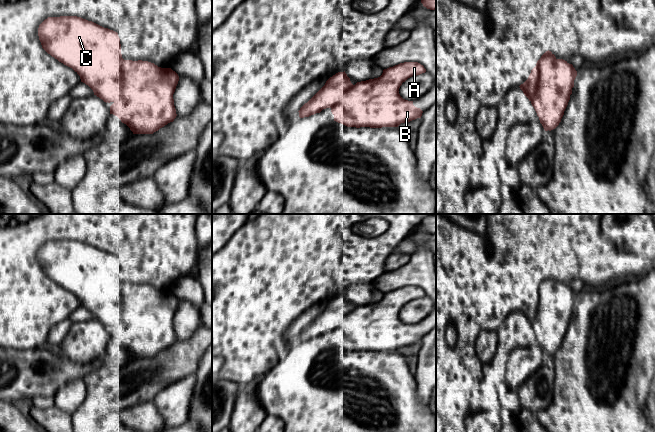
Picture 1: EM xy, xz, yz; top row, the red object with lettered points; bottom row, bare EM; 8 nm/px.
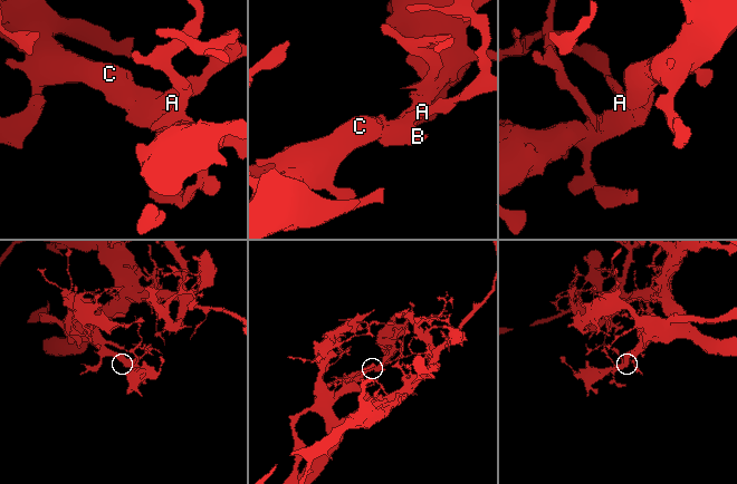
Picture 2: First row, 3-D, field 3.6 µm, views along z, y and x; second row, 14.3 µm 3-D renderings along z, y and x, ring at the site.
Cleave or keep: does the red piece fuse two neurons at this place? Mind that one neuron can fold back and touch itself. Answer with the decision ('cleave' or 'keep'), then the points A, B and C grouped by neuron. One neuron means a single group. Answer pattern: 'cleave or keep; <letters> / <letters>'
keep; A B C

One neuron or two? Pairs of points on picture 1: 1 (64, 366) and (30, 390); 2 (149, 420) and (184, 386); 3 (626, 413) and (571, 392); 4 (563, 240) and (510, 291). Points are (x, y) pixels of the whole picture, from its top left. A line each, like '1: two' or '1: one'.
1: one
2: two
3: one
4: one

